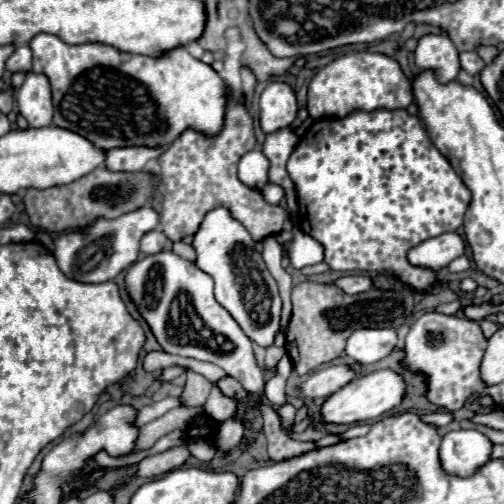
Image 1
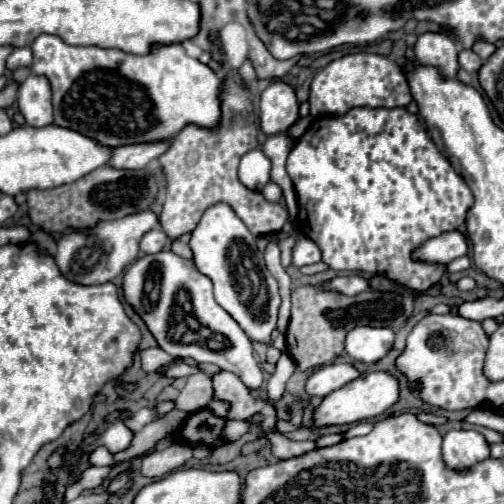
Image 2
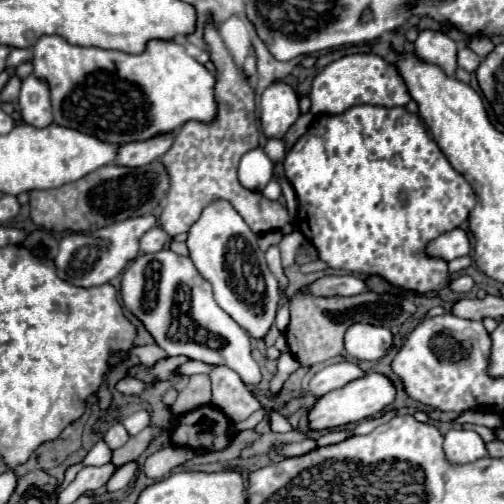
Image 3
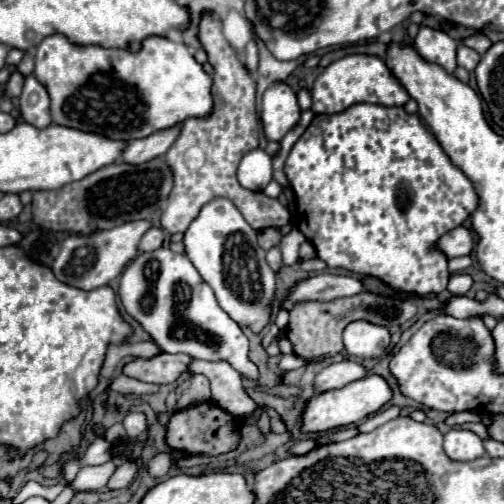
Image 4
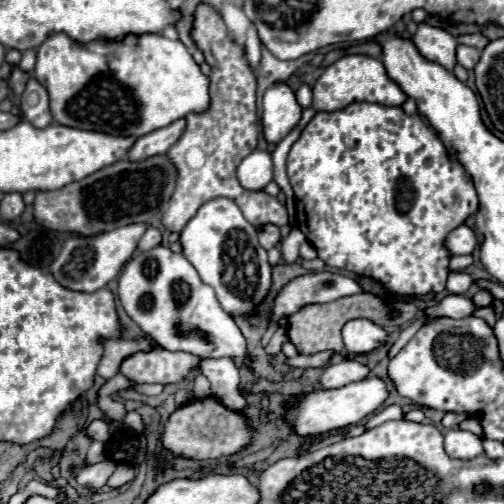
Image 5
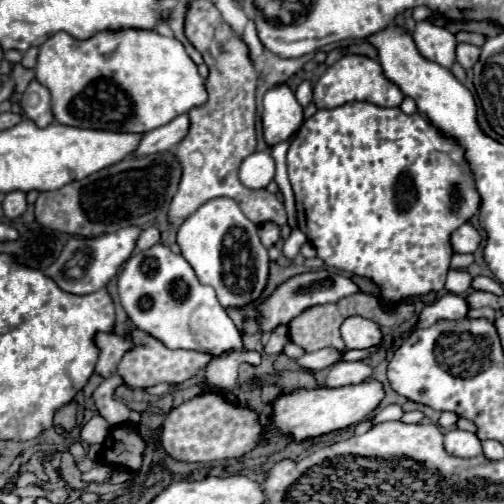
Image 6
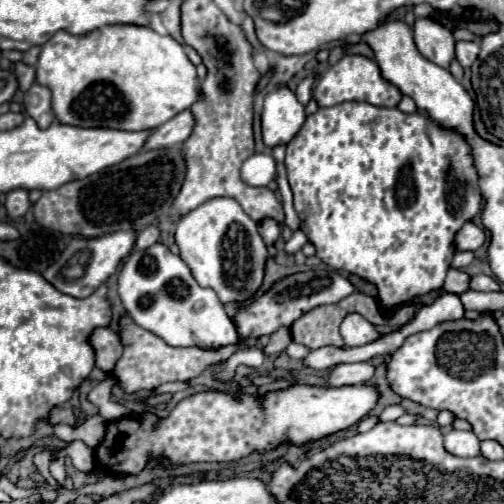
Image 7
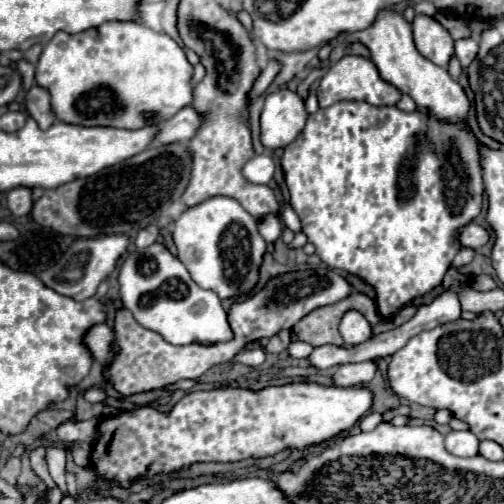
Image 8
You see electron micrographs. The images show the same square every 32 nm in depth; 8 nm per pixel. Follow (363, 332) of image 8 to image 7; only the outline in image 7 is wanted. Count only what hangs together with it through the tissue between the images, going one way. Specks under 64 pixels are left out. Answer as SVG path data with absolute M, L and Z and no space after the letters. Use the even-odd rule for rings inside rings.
M356 312L348 314L342 320L340 334L342 334L346 346L362 346L362 344L368 344L368 342L372 342L372 340L376 340L380 336L376 332L376 328L364 316L360 316Z

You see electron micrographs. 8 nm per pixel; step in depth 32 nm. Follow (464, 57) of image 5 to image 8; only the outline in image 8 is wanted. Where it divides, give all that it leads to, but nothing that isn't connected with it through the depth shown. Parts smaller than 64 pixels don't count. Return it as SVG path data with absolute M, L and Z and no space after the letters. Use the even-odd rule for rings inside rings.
M472 36L456 40L456 52L454 54L460 60L462 68L468 68L468 64L476 58L476 52L478 52L478 42Z

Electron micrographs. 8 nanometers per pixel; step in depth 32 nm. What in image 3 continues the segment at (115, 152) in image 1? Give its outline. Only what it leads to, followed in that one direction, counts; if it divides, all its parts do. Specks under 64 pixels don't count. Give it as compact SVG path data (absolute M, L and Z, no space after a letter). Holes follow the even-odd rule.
M174 132L172 136L156 136L156 140L140 140L140 142L136 140L132 144L124 144L118 150L116 164L130 166L130 168L150 164L152 160L160 158L172 146L172 140L174 140Z

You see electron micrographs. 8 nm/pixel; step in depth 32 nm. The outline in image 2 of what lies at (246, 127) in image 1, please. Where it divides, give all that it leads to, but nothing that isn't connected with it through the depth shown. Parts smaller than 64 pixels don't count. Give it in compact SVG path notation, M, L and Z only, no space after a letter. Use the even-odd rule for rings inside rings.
M226 74L220 86L220 108L222 116L220 128L216 128L216 132L188 124L188 128L178 132L176 140L172 140L172 146L158 158L168 180L160 226L172 240L182 234L190 234L204 210L216 202L228 202L254 236L280 232L288 222L288 212L278 202L268 202L260 192L248 190L236 176L240 158L258 148L258 130L254 124L250 88L232 80L232 74Z

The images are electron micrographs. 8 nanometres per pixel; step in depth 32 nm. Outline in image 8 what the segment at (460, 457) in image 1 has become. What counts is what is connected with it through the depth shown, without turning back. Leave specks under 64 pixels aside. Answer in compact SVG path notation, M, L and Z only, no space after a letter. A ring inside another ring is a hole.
M448 432L446 434L446 450L454 456L476 456L478 454L478 438L466 432Z

